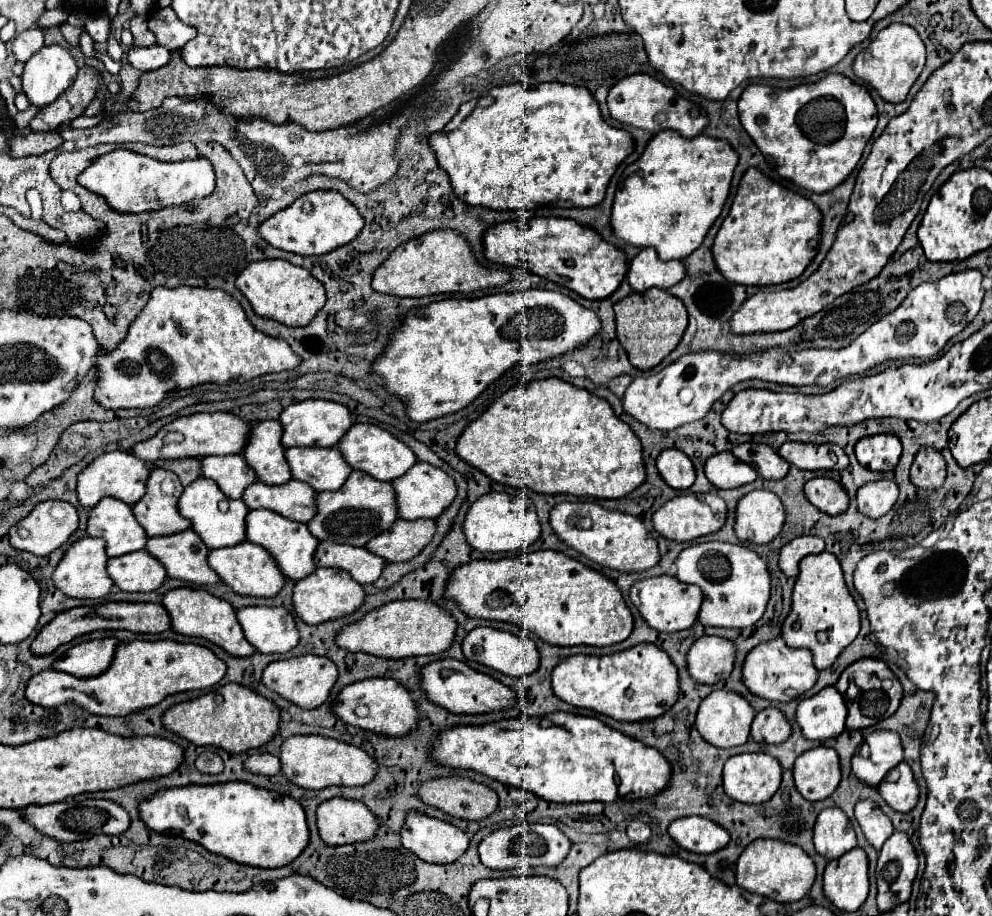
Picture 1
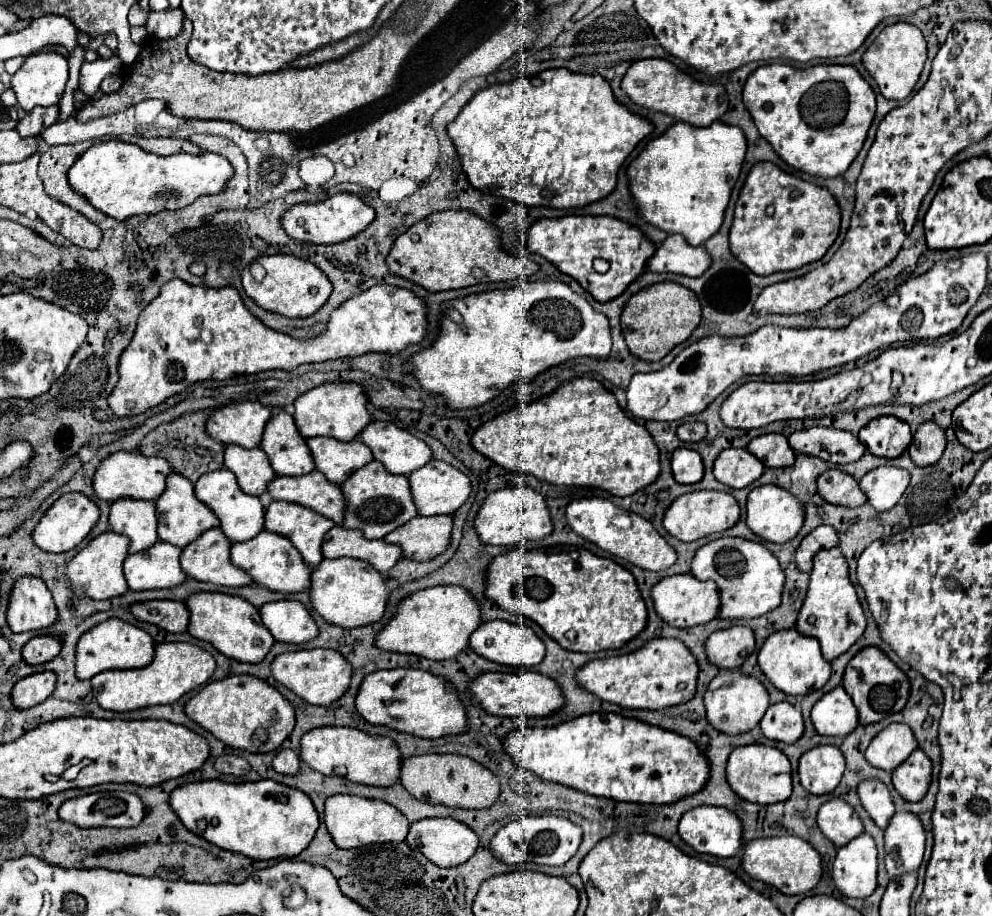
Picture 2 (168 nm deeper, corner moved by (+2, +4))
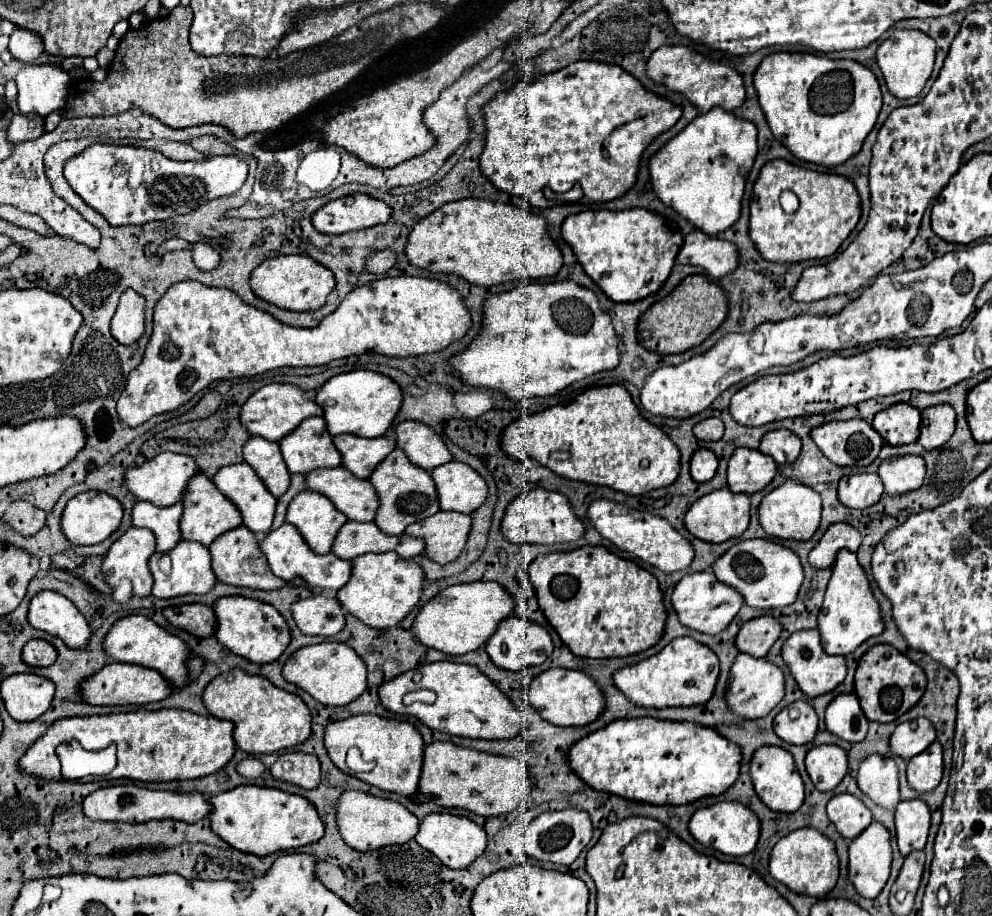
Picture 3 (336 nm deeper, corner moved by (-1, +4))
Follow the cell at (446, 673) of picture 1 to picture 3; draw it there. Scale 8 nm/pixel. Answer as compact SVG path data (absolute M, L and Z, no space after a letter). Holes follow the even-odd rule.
M548 669L532 677L530 685L526 687L526 695L538 715L552 725L584 725L594 721L600 709L604 709L604 699L600 699L600 687L596 687L592 677L572 669Z

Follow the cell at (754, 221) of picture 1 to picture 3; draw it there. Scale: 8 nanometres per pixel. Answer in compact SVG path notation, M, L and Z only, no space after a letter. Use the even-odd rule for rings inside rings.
M784 159L766 163L754 183L754 201L750 205L750 239L758 253L772 263L800 263L808 259L830 257L850 235L860 219L860 197L848 179L828 173L816 173L792 165ZM790 189L800 199L796 213L786 215L780 207L780 191Z

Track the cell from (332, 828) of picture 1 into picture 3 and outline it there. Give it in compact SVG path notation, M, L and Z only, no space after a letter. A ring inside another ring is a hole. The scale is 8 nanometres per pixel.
M346 791L340 795L338 807L336 807L336 823L346 845L350 845L356 851L374 851L384 845L406 843L414 839L420 825L418 817L412 815L398 801L366 795L362 791Z

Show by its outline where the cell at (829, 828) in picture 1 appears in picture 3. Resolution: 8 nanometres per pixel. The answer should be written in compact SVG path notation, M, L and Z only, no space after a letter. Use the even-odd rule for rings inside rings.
M842 793L828 801L828 819L844 839L854 839L872 823L872 813L860 799Z

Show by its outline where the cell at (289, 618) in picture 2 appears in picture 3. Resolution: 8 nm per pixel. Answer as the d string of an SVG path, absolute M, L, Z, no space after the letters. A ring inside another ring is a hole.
M322 595L300 599L290 607L296 627L304 635L330 637L344 627L344 613L338 605L338 599L328 599Z

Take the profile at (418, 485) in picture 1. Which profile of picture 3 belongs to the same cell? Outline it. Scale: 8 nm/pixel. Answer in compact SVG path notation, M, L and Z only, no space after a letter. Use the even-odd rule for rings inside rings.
M448 461L432 469L430 475L434 479L442 511L472 513L484 503L488 495L484 479L466 463Z

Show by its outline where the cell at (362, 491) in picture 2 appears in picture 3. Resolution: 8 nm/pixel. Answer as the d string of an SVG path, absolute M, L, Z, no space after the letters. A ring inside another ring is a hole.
M392 451L374 469L374 473L368 477L368 481L372 483L372 487L378 495L378 503L380 503L374 523L386 535L402 535L408 525L412 525L420 519L426 519L440 509L436 503L436 489L434 489L430 473L420 467L412 467L412 463L408 463L408 459L402 451Z

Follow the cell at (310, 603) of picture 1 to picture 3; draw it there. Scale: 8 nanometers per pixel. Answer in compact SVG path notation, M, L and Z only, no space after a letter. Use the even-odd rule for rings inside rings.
M396 553L360 555L352 559L352 577L336 591L340 607L374 629L388 629L398 625L418 603L424 585L424 573L414 561L400 559Z

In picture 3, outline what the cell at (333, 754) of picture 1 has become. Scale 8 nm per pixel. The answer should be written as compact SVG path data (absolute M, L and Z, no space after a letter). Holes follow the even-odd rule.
M354 715L342 721L334 721L324 729L324 747L330 761L344 773L354 775L360 781L366 781L382 791L392 791L400 795L412 795L418 789L418 777L422 769L424 743L420 733L406 721L382 719L378 715ZM350 747L360 749L364 761L374 761L376 767L368 773L354 773L346 765L346 751Z

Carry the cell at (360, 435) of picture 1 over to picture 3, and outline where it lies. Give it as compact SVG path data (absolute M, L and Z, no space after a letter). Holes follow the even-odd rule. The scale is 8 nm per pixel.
M404 421L394 427L394 435L396 449L402 449L408 461L420 469L432 471L452 459L442 437L424 423Z

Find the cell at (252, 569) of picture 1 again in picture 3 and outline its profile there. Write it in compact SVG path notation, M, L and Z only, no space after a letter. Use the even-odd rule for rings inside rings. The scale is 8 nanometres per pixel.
M284 523L282 527L278 527L276 531L270 531L262 541L260 541L260 551L266 555L268 559L268 567L270 571L284 579L286 583L306 583L310 587L316 589L340 589L344 585L344 581L350 579L350 563L336 557L336 555L316 555L312 553L312 549L306 547L302 535L292 529L288 523Z

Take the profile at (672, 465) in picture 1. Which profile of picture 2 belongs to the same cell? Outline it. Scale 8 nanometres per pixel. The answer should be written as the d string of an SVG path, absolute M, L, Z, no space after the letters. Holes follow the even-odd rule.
M679 447L673 453L671 467L673 467L673 475L675 475L677 483L699 483L703 479L703 471L705 471L701 455L687 447Z

